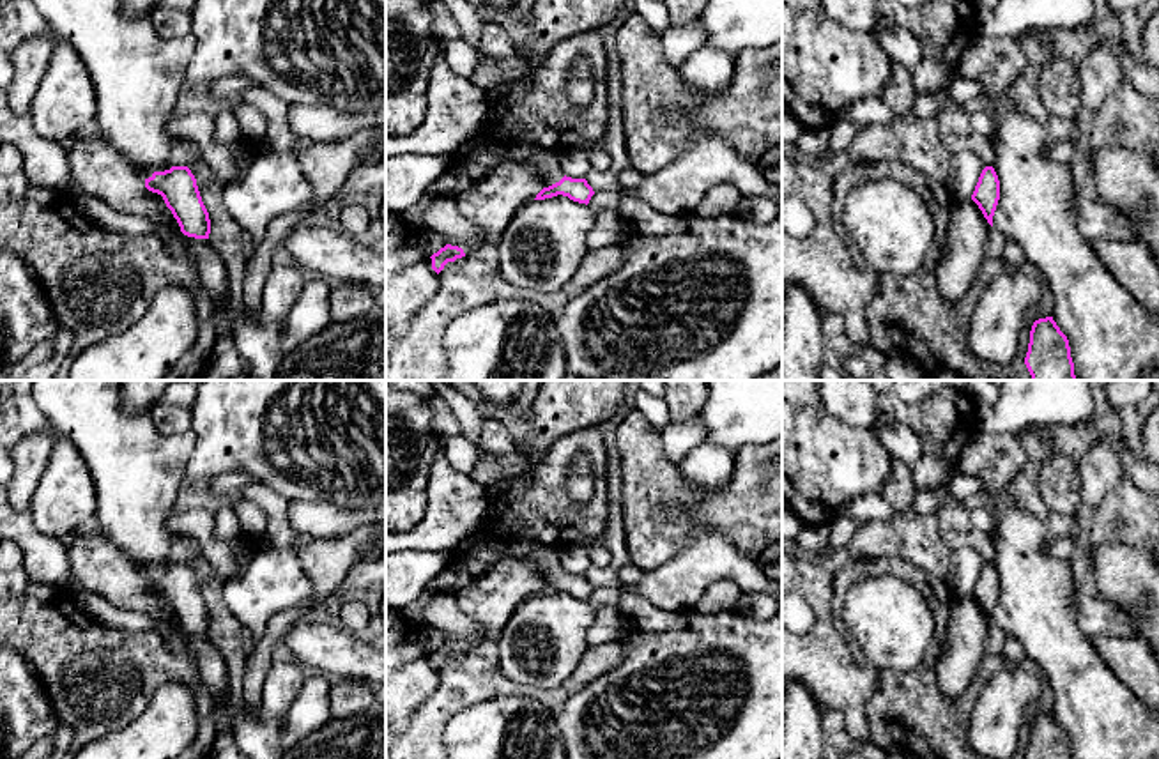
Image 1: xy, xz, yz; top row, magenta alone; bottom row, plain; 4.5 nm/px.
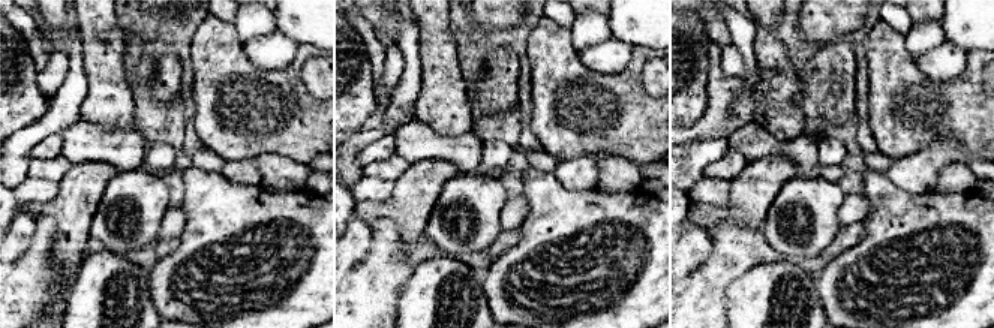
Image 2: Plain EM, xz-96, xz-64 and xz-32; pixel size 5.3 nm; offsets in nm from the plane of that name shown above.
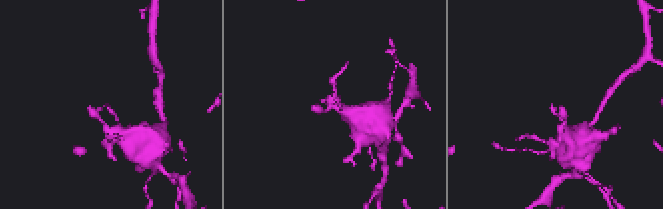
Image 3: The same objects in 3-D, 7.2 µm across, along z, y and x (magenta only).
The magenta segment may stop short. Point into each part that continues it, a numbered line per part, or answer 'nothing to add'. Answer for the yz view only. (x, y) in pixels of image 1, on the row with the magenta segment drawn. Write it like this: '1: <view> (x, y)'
nothing to add

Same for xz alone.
1: xz (545, 161)

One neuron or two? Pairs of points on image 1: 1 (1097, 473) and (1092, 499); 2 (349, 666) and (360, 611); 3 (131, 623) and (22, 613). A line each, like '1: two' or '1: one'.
1: one
2: two
3: two

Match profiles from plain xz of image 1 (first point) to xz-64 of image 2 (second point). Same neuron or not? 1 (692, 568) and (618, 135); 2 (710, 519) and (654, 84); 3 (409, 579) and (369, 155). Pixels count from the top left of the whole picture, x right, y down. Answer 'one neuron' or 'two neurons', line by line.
1: two neurons
2: two neurons
3: one neuron

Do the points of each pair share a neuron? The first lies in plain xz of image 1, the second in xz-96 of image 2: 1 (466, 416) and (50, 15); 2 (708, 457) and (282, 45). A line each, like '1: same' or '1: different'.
1: different
2: same

